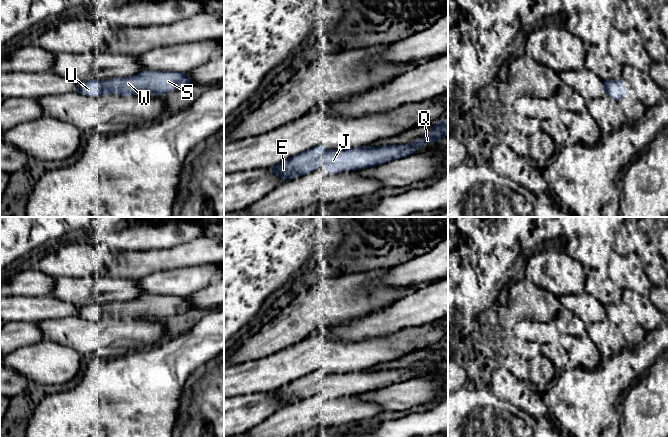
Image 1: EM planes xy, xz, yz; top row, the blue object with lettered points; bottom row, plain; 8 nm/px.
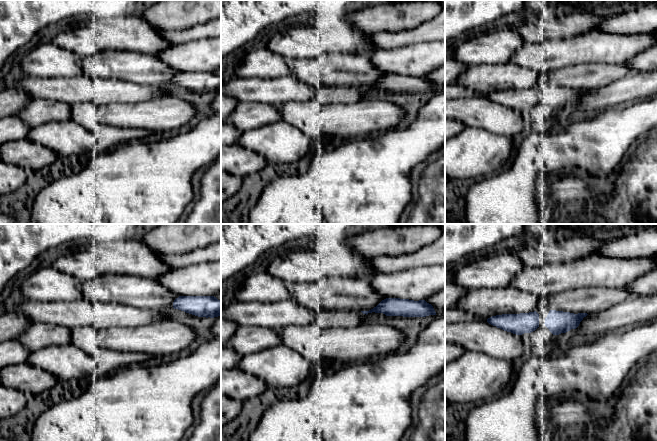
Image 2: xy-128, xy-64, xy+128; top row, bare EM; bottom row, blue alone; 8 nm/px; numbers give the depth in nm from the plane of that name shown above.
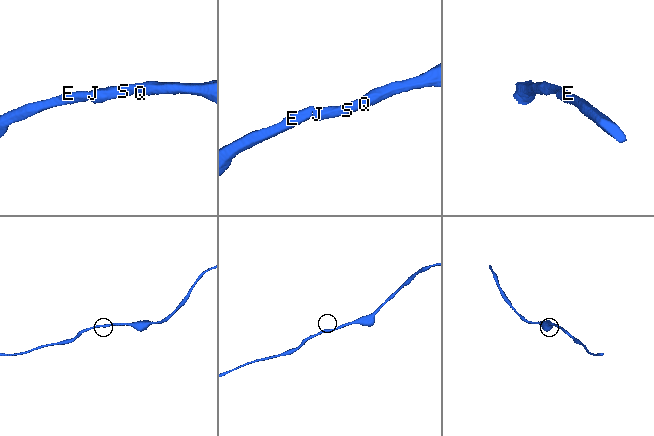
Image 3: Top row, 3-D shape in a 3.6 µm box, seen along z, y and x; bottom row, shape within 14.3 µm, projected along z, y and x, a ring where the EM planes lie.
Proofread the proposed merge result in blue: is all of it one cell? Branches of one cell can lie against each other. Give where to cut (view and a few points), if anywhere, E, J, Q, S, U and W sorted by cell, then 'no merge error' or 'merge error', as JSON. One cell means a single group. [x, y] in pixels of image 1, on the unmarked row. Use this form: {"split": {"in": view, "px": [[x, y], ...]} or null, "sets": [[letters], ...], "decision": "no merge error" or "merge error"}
{"split": null, "sets": [["E", "J", "Q", "S", "U", "W"]], "decision": "no merge error"}

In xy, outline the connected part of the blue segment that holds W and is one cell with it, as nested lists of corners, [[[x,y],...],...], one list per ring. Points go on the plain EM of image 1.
[[[143,294],[124,302],[79,306],[76,316],[90,321],[100,321],[102,318],[164,319],[190,309],[193,309],[192,303],[185,296]]]

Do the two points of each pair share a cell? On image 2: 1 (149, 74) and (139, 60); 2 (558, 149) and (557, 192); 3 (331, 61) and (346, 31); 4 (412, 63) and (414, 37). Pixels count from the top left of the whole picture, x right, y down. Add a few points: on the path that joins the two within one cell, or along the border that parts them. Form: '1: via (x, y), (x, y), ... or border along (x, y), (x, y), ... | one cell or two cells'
1: via (146, 71), (139, 63) | one cell
2: border along (567, 169), (565, 171) | two cells
3: border along (327, 52), (353, 53) | two cells
4: border along (434, 40), (412, 43), (391, 49) | two cells

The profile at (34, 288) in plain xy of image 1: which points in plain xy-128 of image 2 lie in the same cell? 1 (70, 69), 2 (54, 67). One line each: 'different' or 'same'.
1: same
2: same

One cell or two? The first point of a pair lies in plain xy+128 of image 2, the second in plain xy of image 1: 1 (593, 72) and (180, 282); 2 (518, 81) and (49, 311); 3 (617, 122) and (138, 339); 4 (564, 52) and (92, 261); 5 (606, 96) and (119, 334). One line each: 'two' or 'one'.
1: one
2: two
3: two
4: two
5: two

